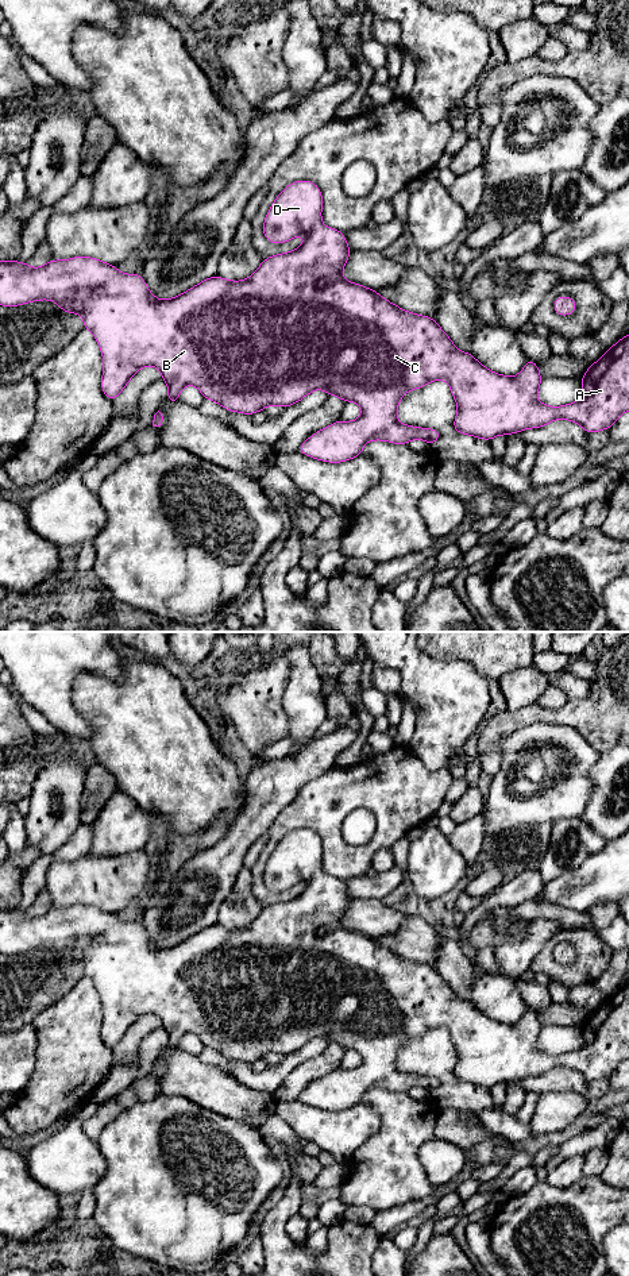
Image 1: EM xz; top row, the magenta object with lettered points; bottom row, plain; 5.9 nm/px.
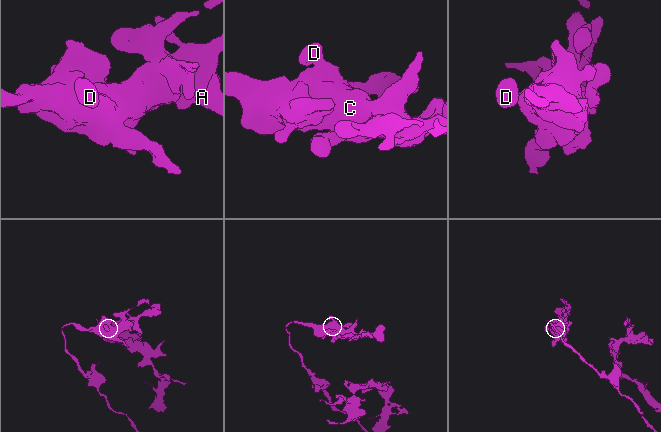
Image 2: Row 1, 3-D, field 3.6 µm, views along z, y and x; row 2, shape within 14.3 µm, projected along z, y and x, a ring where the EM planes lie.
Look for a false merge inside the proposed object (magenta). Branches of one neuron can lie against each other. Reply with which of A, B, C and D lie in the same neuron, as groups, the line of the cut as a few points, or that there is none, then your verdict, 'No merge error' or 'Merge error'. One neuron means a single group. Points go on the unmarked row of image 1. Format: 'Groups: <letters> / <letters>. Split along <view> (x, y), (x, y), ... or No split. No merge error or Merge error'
Groups: A B C D. No split. No merge error

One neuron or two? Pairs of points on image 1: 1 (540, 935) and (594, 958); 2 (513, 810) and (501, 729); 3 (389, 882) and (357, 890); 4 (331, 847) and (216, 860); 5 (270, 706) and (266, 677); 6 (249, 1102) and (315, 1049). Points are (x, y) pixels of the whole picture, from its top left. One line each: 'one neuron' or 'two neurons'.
1: two neurons
2: two neurons
3: one neuron
4: two neurons
5: one neuron
6: two neurons

